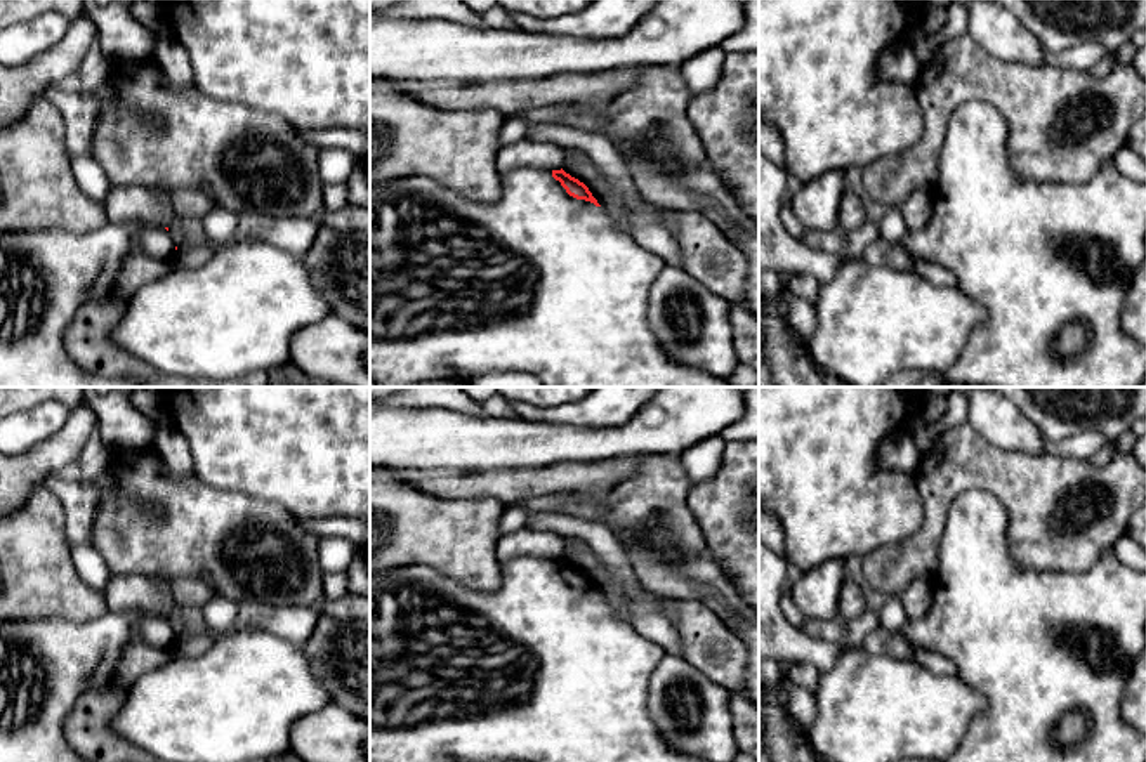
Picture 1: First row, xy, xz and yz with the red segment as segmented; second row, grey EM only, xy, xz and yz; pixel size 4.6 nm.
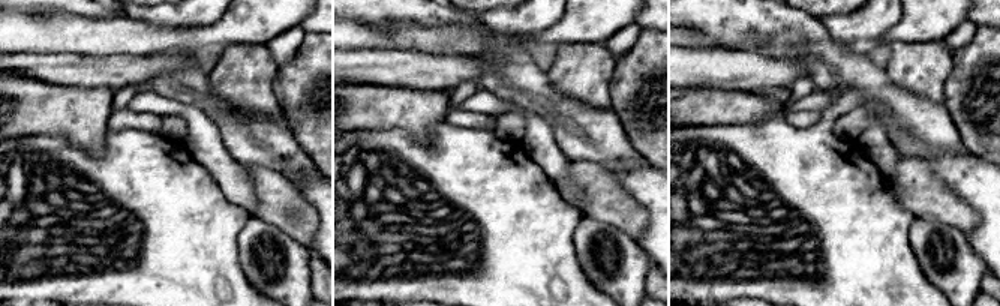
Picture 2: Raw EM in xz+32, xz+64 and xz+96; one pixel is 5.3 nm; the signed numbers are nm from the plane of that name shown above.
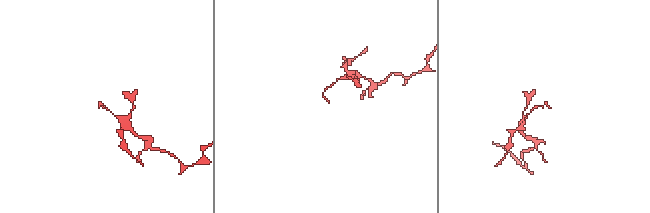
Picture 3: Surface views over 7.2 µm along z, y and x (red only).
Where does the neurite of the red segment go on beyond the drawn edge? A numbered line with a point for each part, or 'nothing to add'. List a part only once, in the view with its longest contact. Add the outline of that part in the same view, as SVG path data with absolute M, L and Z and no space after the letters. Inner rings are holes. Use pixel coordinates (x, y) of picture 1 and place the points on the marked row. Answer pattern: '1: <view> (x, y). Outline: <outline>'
1: xz (539, 282). Outline: M530 167L516 168L509 174L500 174L500 182L502 194L495 203L472 201L462 196L458 191L445 187L439 181L429 175L399 177L373 184L370 187L370 378L377 384L377 387L410 387L412 384L431 380L465 382L469 375L479 375L484 371L528 371L535 375L543 387L733 387L726 378L712 377L701 370L672 361L649 330L646 321L648 295L653 283L667 266L658 253L642 248L629 231L616 229L603 207L596 207L590 201L570 196L561 182L552 177L550 170Z

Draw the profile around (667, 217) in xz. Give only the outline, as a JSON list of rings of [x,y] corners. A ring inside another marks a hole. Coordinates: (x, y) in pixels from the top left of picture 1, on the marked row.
[[[649,203],[649,212],[653,217],[670,233],[674,234],[677,229],[677,217],[675,212],[670,208],[662,208],[653,203]]]

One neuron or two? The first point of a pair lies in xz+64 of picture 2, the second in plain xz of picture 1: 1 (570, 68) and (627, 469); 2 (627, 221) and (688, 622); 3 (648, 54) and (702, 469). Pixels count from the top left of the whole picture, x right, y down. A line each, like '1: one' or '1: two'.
1: two
2: one
3: two

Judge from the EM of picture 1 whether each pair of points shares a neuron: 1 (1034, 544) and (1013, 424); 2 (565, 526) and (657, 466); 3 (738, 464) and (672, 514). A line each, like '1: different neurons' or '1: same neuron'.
1: different neurons
2: different neurons
3: different neurons

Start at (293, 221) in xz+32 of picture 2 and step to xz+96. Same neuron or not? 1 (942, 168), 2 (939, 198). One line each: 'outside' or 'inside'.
1: outside
2: inside

